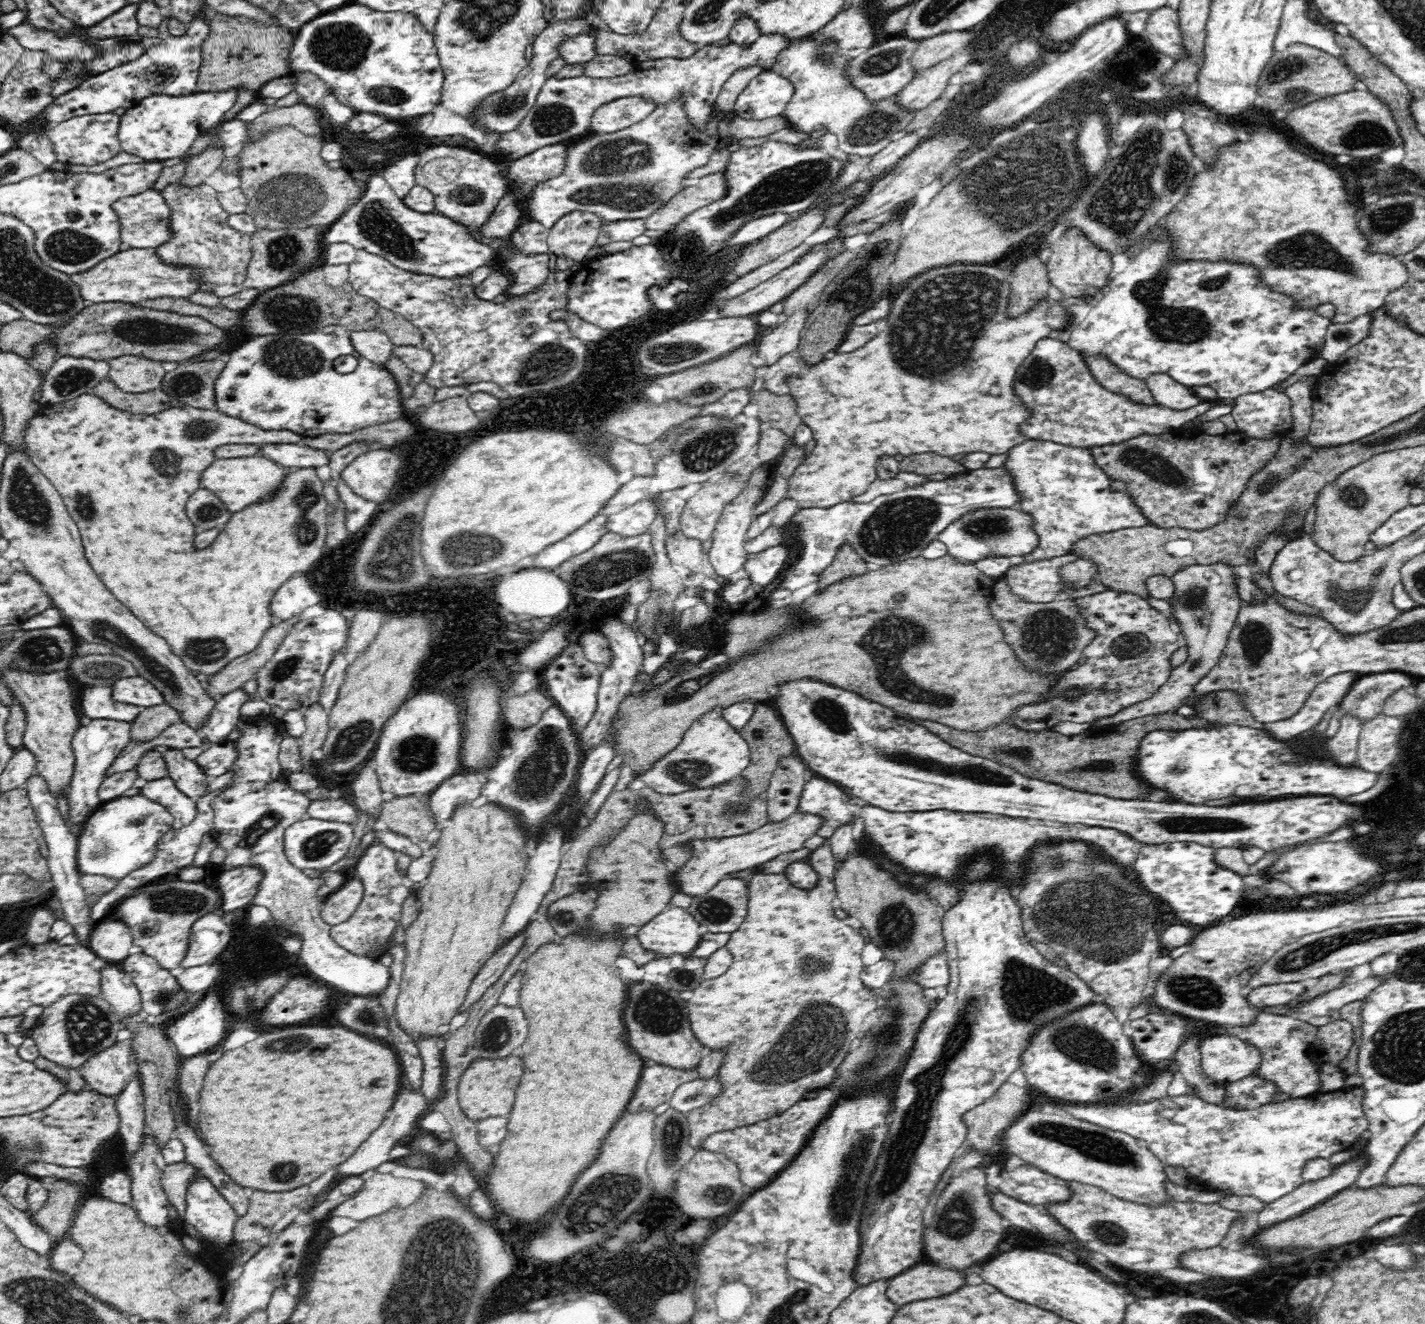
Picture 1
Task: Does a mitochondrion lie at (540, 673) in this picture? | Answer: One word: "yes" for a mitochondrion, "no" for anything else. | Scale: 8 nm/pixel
no

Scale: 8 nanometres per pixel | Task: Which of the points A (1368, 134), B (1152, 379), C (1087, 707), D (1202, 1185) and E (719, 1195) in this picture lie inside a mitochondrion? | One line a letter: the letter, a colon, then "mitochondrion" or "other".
A: mitochondrion
B: other
C: other
D: other
E: mitochondrion

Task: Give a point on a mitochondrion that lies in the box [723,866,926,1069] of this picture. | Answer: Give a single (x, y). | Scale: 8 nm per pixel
(897, 926)

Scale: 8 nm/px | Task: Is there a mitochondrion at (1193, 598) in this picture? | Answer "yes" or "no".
yes

